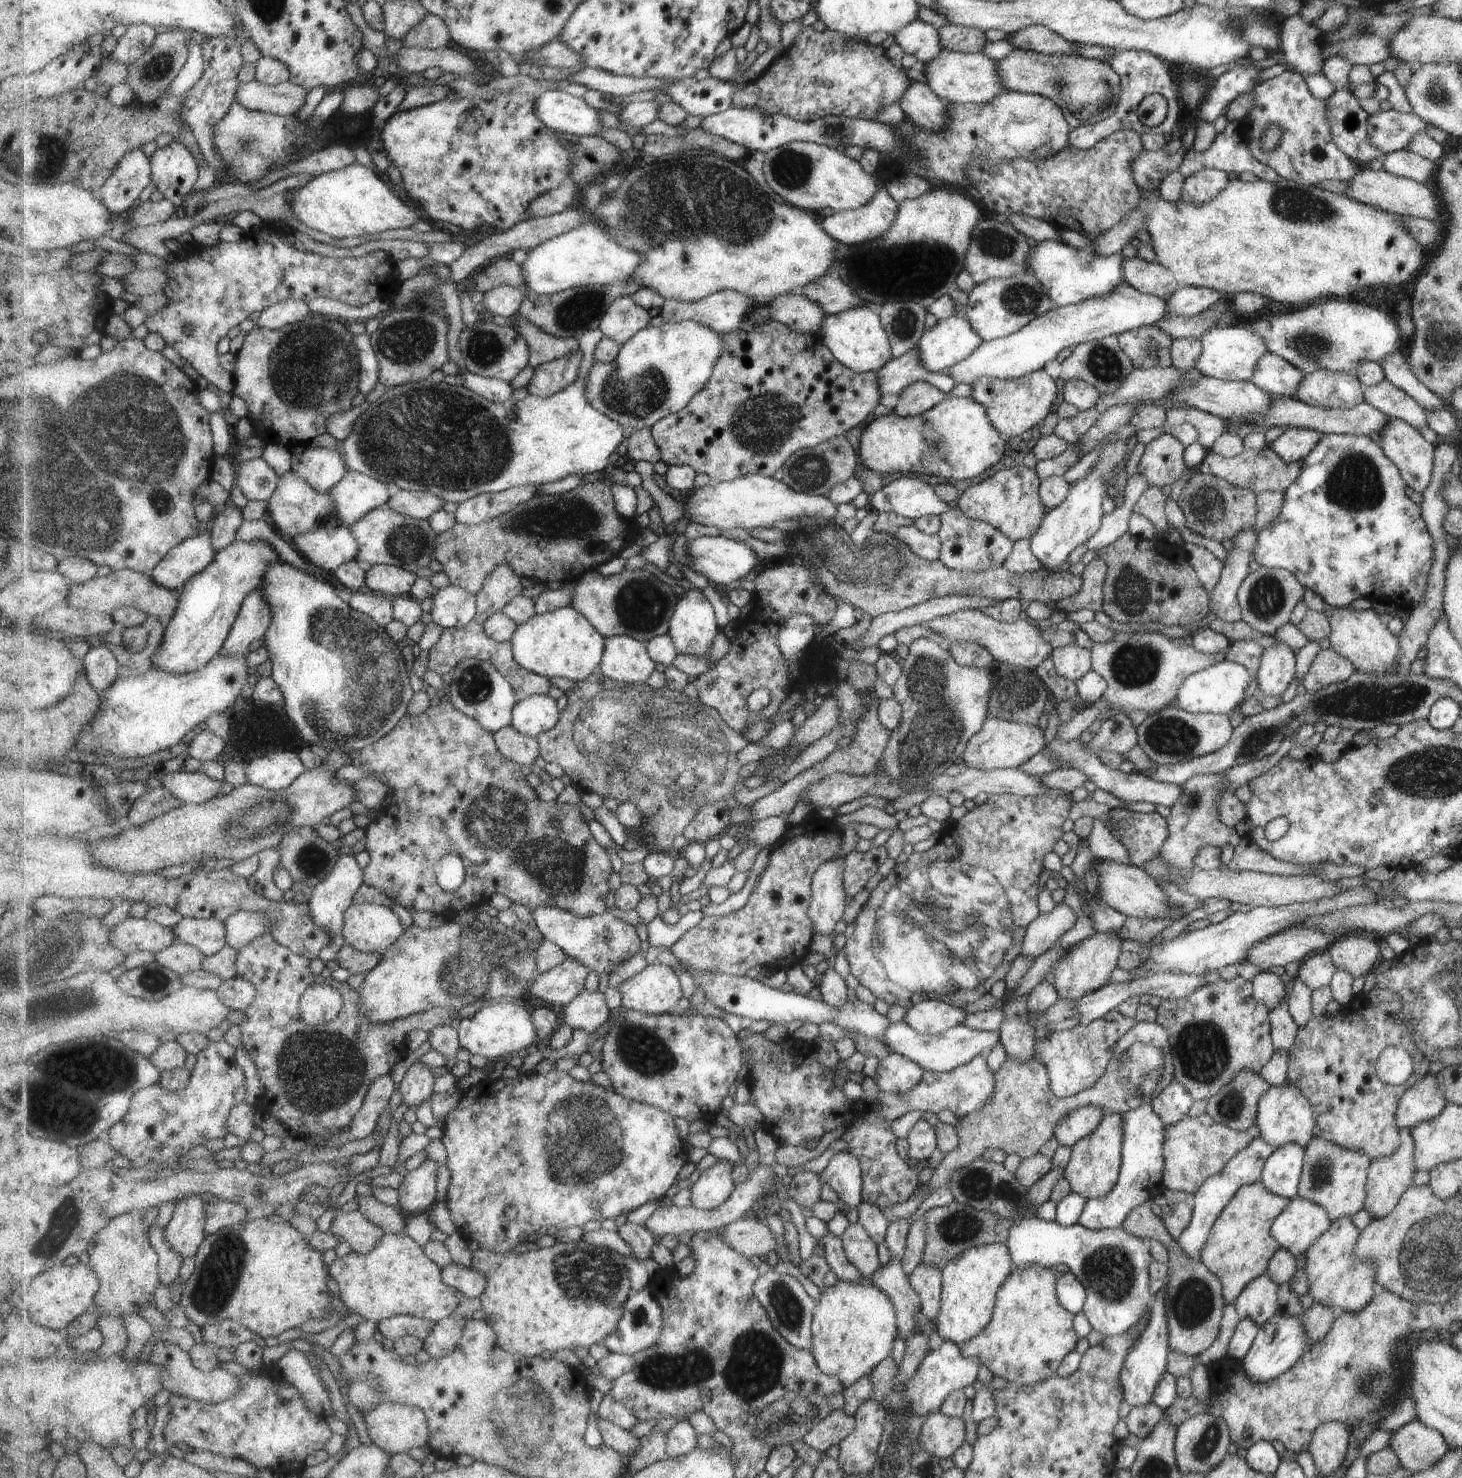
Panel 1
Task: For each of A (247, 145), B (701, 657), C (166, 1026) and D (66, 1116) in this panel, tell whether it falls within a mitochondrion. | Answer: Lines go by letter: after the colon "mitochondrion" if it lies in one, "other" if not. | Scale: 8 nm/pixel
A: mitochondrion
B: other
C: other
D: mitochondrion

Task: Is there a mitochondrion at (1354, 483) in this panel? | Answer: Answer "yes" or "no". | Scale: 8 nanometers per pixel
yes

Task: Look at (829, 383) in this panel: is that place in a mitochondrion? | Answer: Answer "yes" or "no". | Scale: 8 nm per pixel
no

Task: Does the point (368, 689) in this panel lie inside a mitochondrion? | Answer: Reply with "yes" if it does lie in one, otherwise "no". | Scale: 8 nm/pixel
yes

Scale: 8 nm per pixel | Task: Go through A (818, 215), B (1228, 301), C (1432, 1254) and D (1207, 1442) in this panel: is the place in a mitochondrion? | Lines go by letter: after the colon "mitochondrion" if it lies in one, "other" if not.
A: other
B: other
C: mitochondrion
D: mitochondrion

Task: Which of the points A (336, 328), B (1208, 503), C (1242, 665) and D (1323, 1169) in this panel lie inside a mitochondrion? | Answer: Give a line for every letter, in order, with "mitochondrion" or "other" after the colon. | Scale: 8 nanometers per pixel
A: other
B: mitochondrion
C: other
D: mitochondrion

